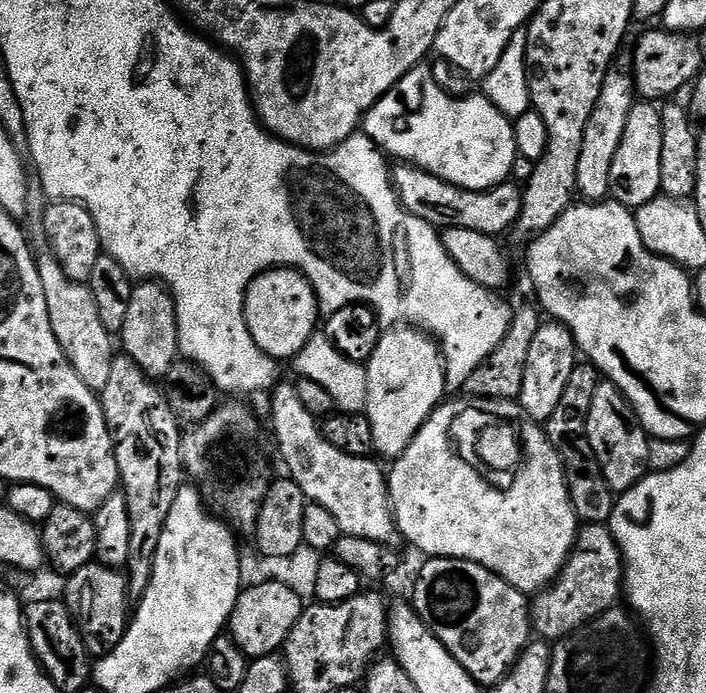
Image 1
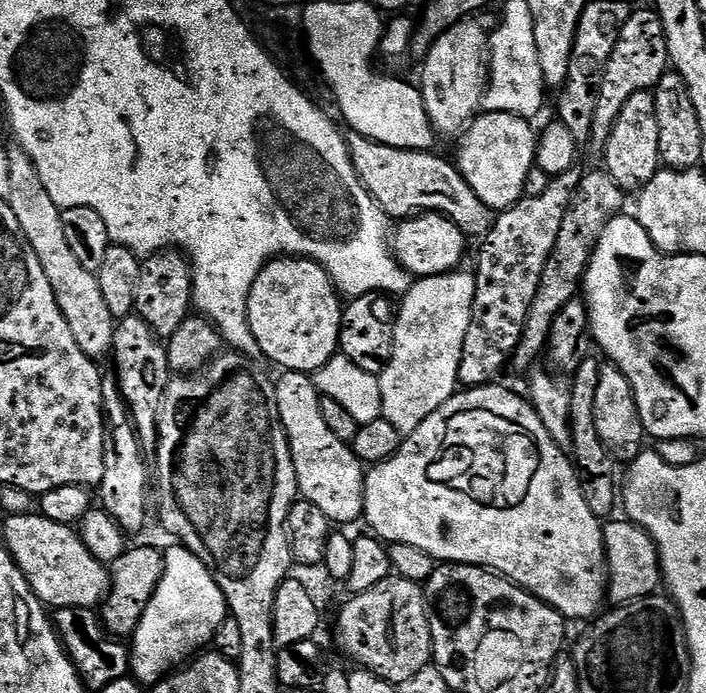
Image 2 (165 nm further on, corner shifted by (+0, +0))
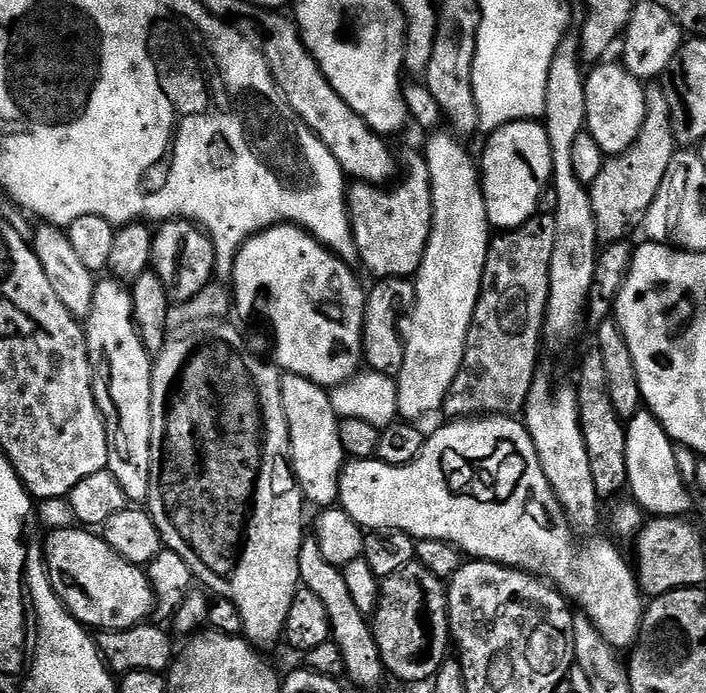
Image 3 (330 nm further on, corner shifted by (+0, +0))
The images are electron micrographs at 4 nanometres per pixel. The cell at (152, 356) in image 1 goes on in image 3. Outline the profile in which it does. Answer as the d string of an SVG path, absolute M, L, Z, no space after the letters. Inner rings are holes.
M165 220L155 229L152 238L152 267L151 271L158 273L162 278L162 286L166 286L169 301L186 302L186 298L194 298L202 286L213 283L216 271L216 251L212 239L207 232L191 220Z

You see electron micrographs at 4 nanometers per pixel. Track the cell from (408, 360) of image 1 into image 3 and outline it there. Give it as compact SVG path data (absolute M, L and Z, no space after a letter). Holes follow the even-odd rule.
M436 130L429 136L432 137L428 140L426 163L432 183L432 233L428 239L426 254L414 277L416 301L412 303L406 319L400 325L406 358L402 362L402 370L394 378L398 390L398 416L404 422L420 422L423 416L428 416L431 412L439 413L454 378L458 378L458 370L464 361L468 331L472 325L474 310L478 306L490 243L484 185L477 161L474 156L472 160L471 154L460 145L463 143L451 131Z

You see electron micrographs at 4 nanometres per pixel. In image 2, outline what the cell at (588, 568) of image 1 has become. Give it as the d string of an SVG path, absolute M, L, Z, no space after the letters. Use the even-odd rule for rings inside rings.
M612 518L603 525L604 546L606 549L606 596L616 606L627 606L647 596L655 596L661 591L660 555L656 543L650 538L645 528L639 528L627 518Z

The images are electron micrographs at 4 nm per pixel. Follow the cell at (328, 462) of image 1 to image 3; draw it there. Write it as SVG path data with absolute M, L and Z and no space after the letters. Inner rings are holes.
M291 374L281 375L280 389L290 430L290 459L296 483L309 505L335 505L340 498L340 471L344 469L346 457L342 450L342 438L338 438L341 419L336 415L331 395L319 384Z

